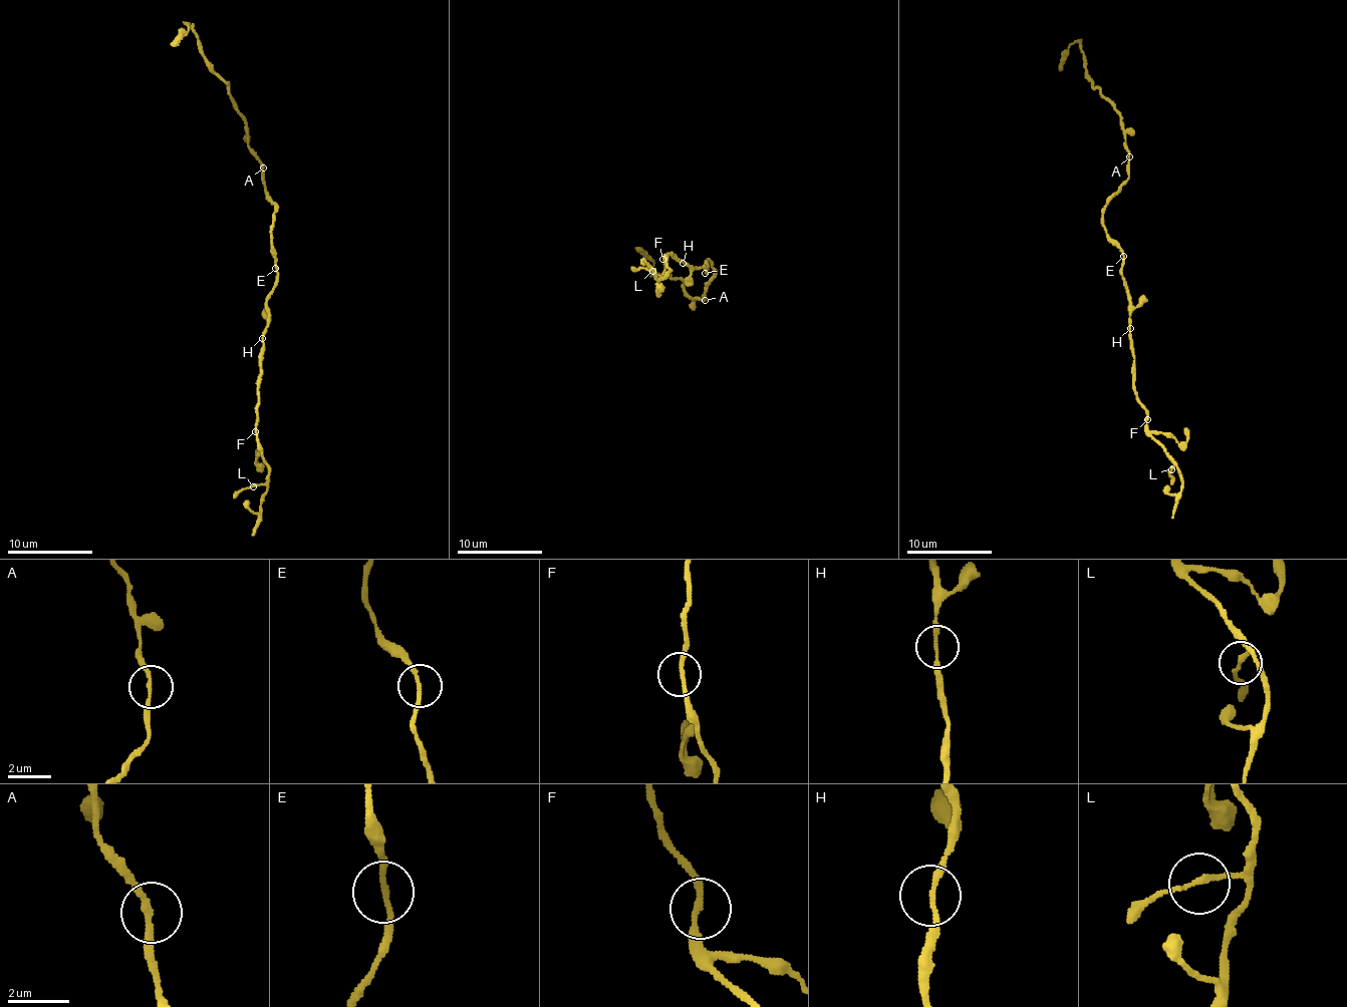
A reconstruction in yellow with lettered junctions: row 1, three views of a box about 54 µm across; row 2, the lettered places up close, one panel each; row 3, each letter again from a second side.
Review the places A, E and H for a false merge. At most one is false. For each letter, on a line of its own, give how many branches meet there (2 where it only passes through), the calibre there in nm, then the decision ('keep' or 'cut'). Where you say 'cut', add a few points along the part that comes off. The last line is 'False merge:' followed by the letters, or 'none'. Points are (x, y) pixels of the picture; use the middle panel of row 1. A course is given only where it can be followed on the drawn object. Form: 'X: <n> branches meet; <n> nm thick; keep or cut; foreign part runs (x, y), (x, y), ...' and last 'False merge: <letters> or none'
A: 2 branches meet; 190 nm thick; keep
E: 2 branches meet; 170 nm thick; keep
H: 2 branches meet; 160 nm thick; keep
False merge: none

